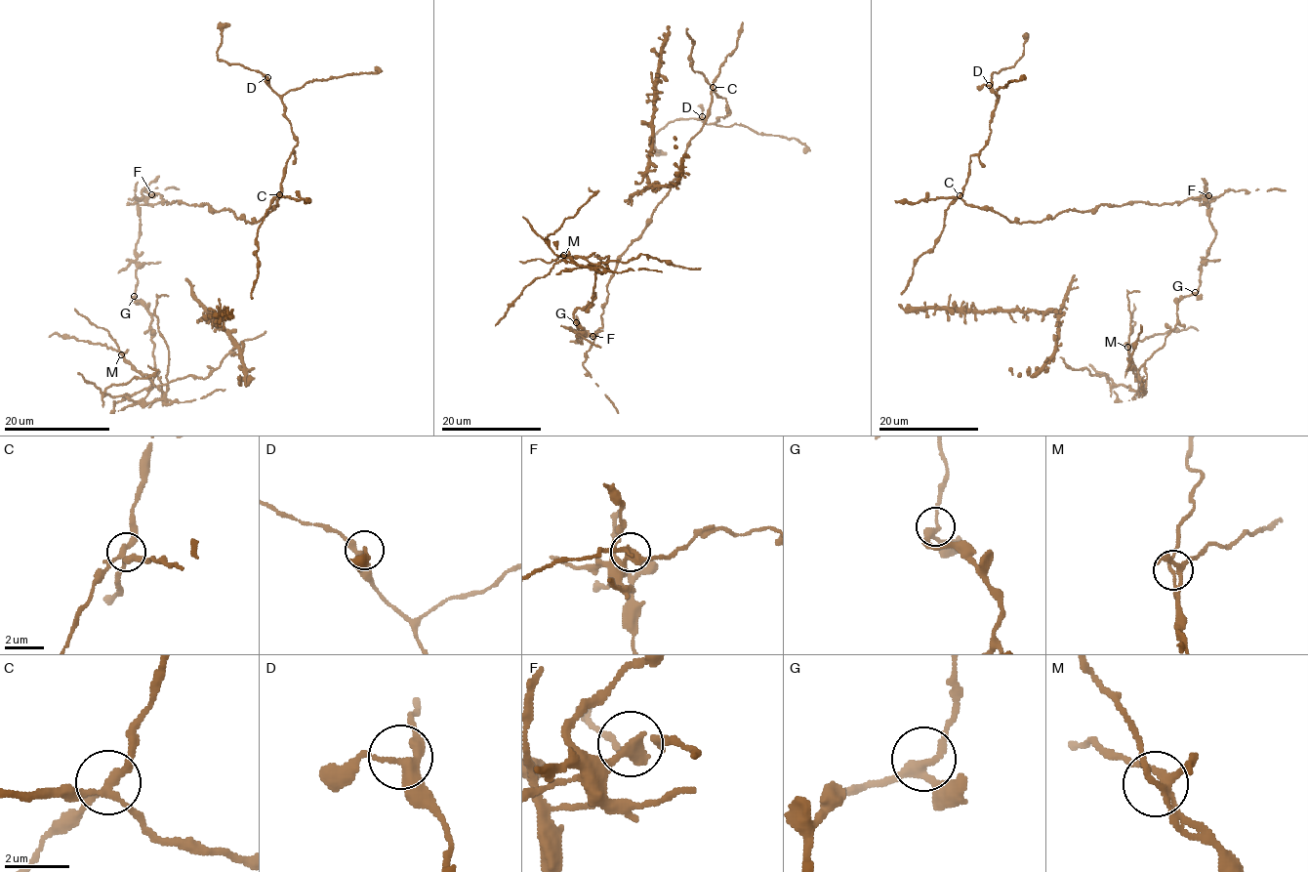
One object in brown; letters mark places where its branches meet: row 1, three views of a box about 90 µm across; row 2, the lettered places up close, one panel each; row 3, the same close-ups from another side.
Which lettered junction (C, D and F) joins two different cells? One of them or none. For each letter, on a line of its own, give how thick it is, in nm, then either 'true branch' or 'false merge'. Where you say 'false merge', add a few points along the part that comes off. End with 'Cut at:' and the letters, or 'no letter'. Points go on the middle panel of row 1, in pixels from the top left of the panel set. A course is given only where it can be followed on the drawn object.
C: calibre 240 nm; true branch
D: calibre 280 nm; true branch
F: calibre 280 nm; false merge; course (592, 336), (577, 339), (573, 313), (592, 304), (597, 269), (557, 255), (548, 236), (595, 192), (589, 187)
Cut at: F

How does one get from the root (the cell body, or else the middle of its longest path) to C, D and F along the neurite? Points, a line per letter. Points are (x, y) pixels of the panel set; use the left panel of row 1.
C: (226, 209), (246, 223), (257, 223), (278, 204), (279, 194)
D: (226, 209), (252, 224), (274, 208), (286, 161), (298, 142), (284, 104), (267, 77)
F: (226, 209), (213, 210), (207, 204), (186, 205), (178, 201), (167, 204), (160, 194), (151, 194)

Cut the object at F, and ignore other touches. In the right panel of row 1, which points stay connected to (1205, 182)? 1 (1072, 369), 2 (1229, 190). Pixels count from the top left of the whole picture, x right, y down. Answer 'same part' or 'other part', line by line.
1: same part
2: other part

